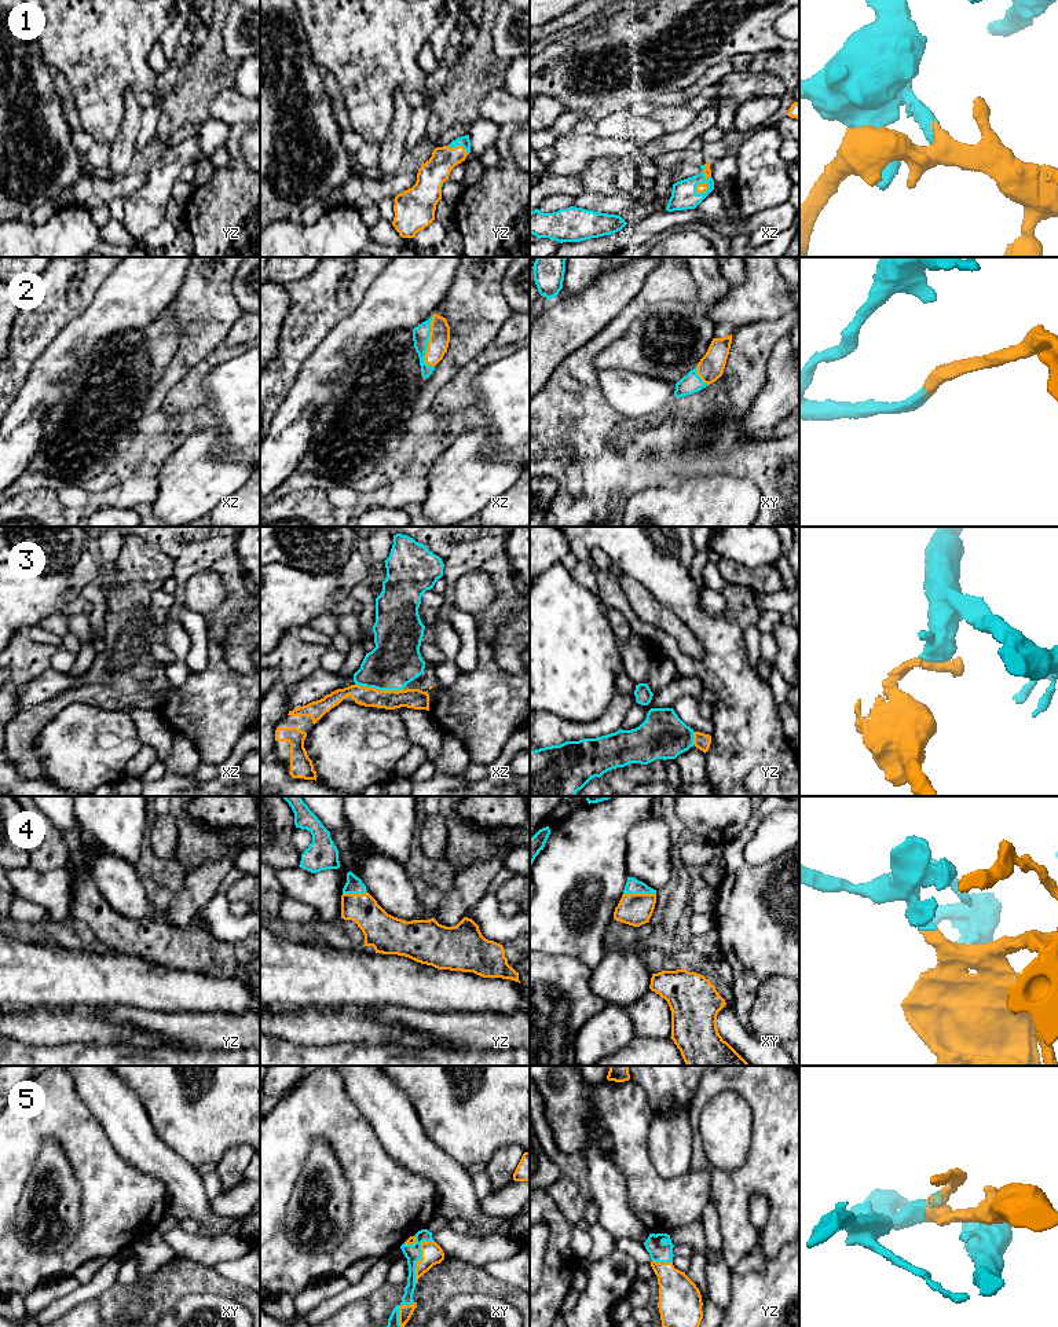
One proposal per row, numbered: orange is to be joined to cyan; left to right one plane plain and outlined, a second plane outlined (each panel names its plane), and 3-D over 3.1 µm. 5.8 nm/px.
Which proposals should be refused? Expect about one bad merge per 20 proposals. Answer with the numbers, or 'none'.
none

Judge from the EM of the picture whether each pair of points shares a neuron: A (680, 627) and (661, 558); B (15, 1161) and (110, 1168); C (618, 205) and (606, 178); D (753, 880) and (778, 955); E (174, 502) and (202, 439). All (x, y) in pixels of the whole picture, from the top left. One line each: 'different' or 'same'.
A: different
B: same
C: different
D: same
E: same

